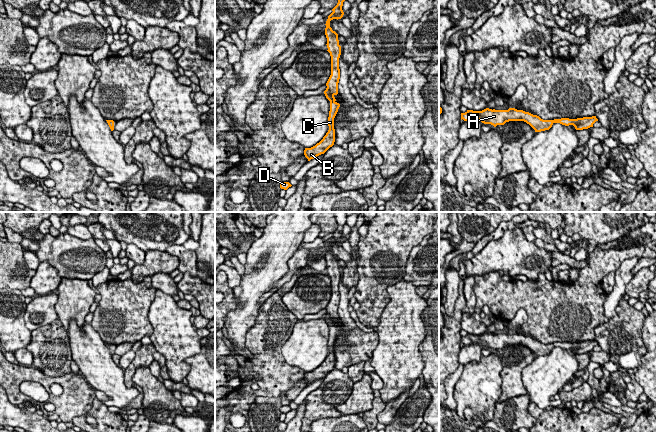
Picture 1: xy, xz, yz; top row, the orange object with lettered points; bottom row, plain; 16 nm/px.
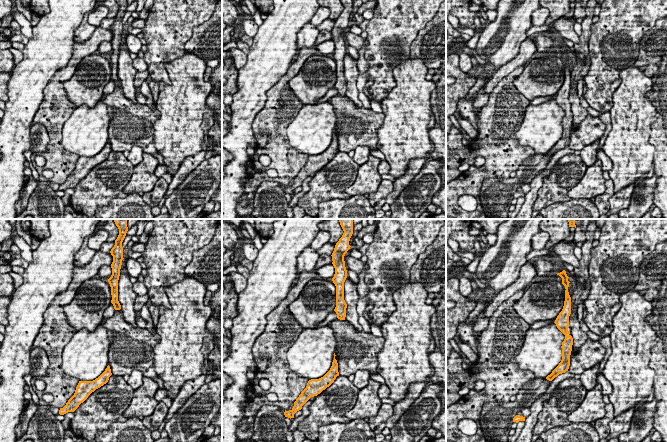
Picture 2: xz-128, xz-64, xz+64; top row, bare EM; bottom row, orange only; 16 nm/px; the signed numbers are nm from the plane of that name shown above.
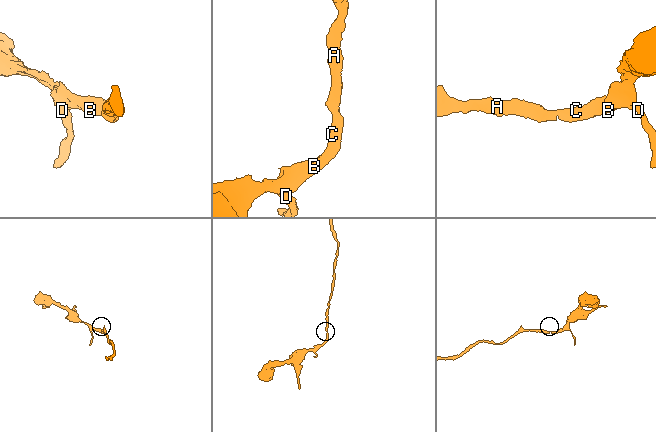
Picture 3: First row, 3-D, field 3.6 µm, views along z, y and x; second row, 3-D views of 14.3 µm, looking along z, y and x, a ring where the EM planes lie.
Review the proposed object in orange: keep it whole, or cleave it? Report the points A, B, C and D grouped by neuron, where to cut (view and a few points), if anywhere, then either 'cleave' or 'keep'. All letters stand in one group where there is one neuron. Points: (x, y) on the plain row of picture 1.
groups A B C D; cut none; keep

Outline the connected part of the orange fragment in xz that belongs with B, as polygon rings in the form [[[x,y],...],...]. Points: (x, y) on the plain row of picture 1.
[[[334,212],[335,219],[338,223],[337,229],[332,233],[332,237],[326,245],[325,259],[327,262],[327,272],[331,280],[331,299],[326,307],[324,318],[330,325],[330,335],[328,341],[329,354],[323,363],[311,372],[305,372],[304,379],[310,385],[315,381],[324,378],[335,366],[334,342],[338,336],[340,328],[336,326],[335,319],[338,318],[338,307],[340,303],[339,282],[341,279],[341,270],[339,269],[338,258],[330,251],[330,245],[341,243],[344,239],[342,234],[343,226],[346,224],[346,212]]]

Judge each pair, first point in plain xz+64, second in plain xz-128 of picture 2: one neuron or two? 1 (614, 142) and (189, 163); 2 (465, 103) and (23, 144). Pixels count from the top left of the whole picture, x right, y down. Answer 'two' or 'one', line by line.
1: two
2: one

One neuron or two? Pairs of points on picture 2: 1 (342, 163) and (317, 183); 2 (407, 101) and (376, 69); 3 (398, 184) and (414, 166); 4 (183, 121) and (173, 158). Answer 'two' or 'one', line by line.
1: one
2: two
3: one
4: one

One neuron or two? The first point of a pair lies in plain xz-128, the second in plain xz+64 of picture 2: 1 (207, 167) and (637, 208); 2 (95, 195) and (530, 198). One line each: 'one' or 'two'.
1: one
2: two

